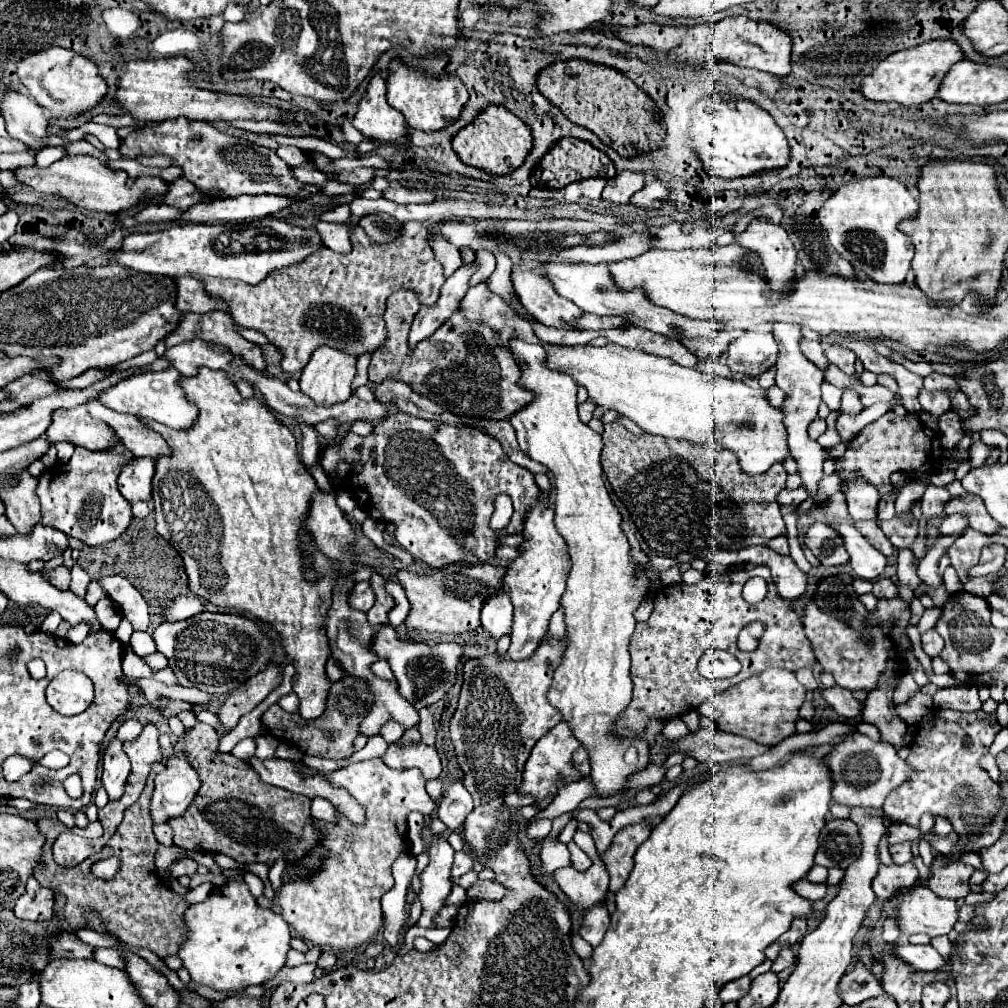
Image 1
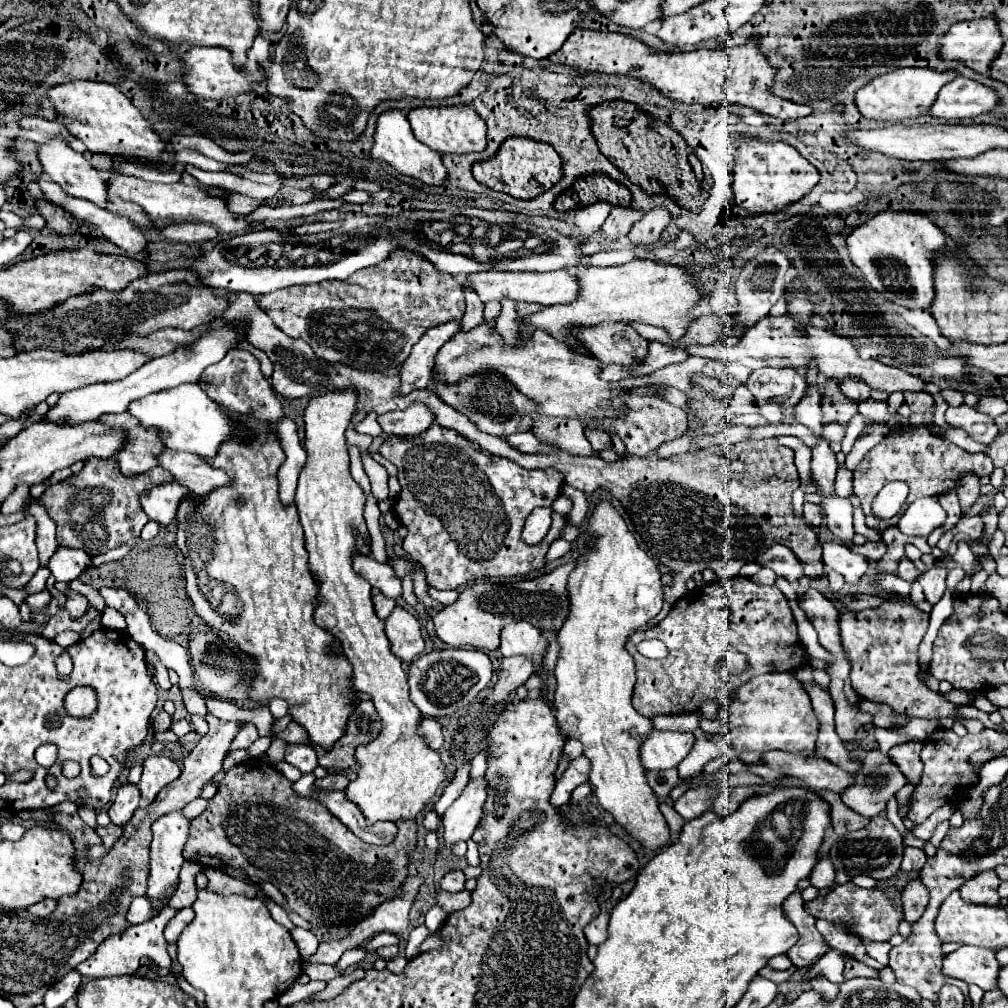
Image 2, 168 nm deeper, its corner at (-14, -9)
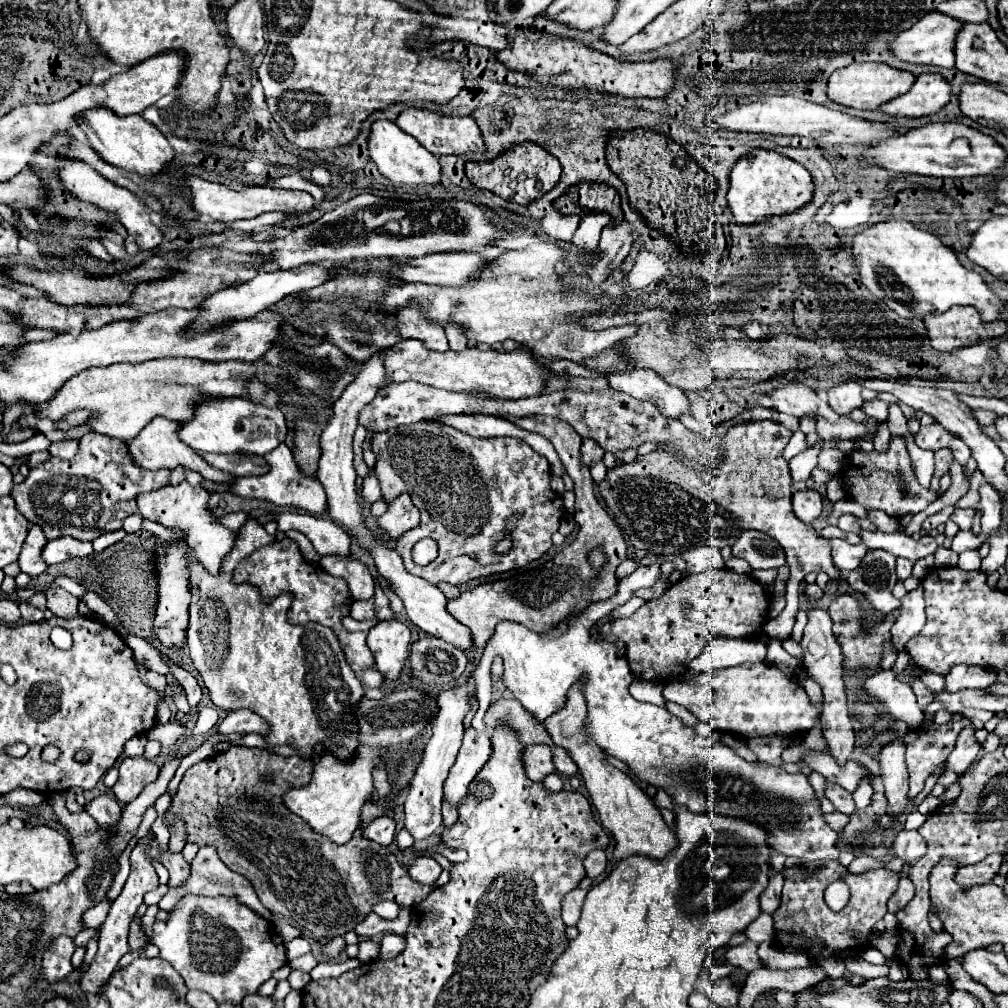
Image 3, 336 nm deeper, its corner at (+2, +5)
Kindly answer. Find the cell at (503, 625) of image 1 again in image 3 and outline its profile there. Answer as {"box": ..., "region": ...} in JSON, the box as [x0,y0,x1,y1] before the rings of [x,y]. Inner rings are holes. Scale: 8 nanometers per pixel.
{"box":[484,556,836,864],"region":[[[658,556],[658,560],[654,564],[636,568],[634,574],[620,580],[620,588],[614,598],[590,604],[572,624],[568,624],[566,632],[562,632],[558,636],[550,636],[544,640],[542,636],[530,632],[528,628],[524,628],[520,624],[500,622],[496,626],[496,632],[490,638],[484,654],[488,654],[488,650],[496,650],[496,654],[500,654],[504,658],[504,674],[502,674],[504,686],[514,694],[516,700],[520,700],[524,710],[528,710],[532,716],[536,716],[536,720],[540,724],[548,716],[552,716],[552,714],[560,712],[560,708],[564,708],[564,704],[568,700],[566,696],[568,696],[568,690],[572,684],[584,682],[582,692],[584,692],[586,706],[588,706],[588,714],[584,720],[584,734],[590,736],[598,744],[598,748],[602,748],[604,754],[610,754],[610,756],[622,760],[624,764],[628,764],[628,768],[634,772],[634,776],[638,780],[648,782],[656,788],[662,788],[676,806],[686,806],[694,814],[730,816],[730,818],[754,822],[768,832],[768,844],[772,844],[774,850],[778,850],[784,856],[800,858],[804,864],[820,864],[820,862],[834,860],[836,858],[836,850],[834,850],[836,832],[824,822],[824,814],[820,810],[820,798],[816,796],[814,788],[810,786],[806,774],[802,774],[802,772],[790,774],[782,768],[764,766],[764,778],[762,778],[760,766],[746,762],[732,748],[722,744],[720,740],[698,736],[694,732],[694,728],[682,724],[680,718],[672,716],[662,706],[634,700],[628,694],[628,686],[634,676],[628,668],[626,658],[618,656],[616,642],[592,638],[594,622],[608,616],[608,612],[612,612],[616,606],[628,602],[630,596],[638,588],[648,588],[648,586],[656,584],[658,576],[660,576],[660,564],[666,560],[670,560],[670,556]]]}

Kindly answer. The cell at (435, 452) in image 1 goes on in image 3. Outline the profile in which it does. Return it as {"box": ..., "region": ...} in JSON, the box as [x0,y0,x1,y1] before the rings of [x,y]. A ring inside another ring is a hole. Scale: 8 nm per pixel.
{"box":[372,422,566,586],"region":[[[416,422],[410,424],[410,430],[398,428],[394,436],[390,432],[372,434],[372,452],[378,460],[374,472],[382,488],[382,498],[392,500],[406,492],[422,514],[420,526],[406,532],[396,544],[396,552],[400,552],[404,566],[414,576],[420,576],[434,586],[440,582],[462,586],[476,578],[522,568],[528,562],[542,558],[552,548],[552,534],[558,532],[566,508],[562,500],[558,500],[560,494],[550,488],[552,474],[548,460],[536,454],[526,442],[520,442],[518,438],[474,438],[438,422]],[[512,516],[516,516],[516,526],[508,530],[508,520]],[[506,536],[514,542],[512,550],[502,556],[492,554],[492,546]],[[422,538],[438,542],[438,558],[428,566],[412,562],[412,546]]]}

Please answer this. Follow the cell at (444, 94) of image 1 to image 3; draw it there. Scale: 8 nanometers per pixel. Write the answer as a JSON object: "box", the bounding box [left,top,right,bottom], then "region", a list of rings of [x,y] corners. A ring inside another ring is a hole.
{"box":[396,108,486,156],"region":[[[406,108],[398,120],[396,120],[398,128],[402,128],[406,134],[414,136],[428,152],[436,154],[436,156],[460,156],[466,152],[486,152],[486,144],[482,140],[482,132],[478,128],[478,124],[472,118],[452,118],[452,116],[442,116],[438,112],[430,112],[430,110],[418,110],[418,108]]]}

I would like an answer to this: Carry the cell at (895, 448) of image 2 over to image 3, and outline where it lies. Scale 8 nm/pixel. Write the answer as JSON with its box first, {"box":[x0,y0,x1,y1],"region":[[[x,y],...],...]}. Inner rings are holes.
{"box":[844,438,952,518],"region":[[[894,438],[890,442],[888,452],[884,452],[884,454],[878,454],[878,452],[864,454],[864,452],[856,450],[850,456],[848,468],[844,468],[844,482],[846,482],[848,494],[860,506],[864,506],[866,510],[876,508],[876,510],[884,510],[888,516],[900,518],[904,514],[918,514],[918,512],[922,512],[928,506],[928,502],[938,498],[938,482],[948,472],[948,466],[950,466],[948,462],[952,462],[952,452],[946,450],[946,448],[938,450],[936,452],[936,470],[934,470],[934,476],[932,476],[932,484],[930,484],[930,490],[926,490],[926,488],[922,488],[918,484],[916,476],[908,468],[908,450],[904,446],[904,440],[902,438]],[[856,464],[862,464],[862,466],[856,468]],[[902,482],[906,484],[906,492],[900,492],[900,484]]]}

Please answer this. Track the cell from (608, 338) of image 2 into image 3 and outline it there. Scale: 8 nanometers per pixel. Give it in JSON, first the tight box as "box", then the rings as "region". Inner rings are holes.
{"box":[608,370,692,420],"region":[[[628,370],[610,374],[608,382],[614,390],[630,394],[636,400],[648,400],[660,408],[662,416],[678,420],[692,414],[690,402],[680,388],[668,386],[654,370]]]}

